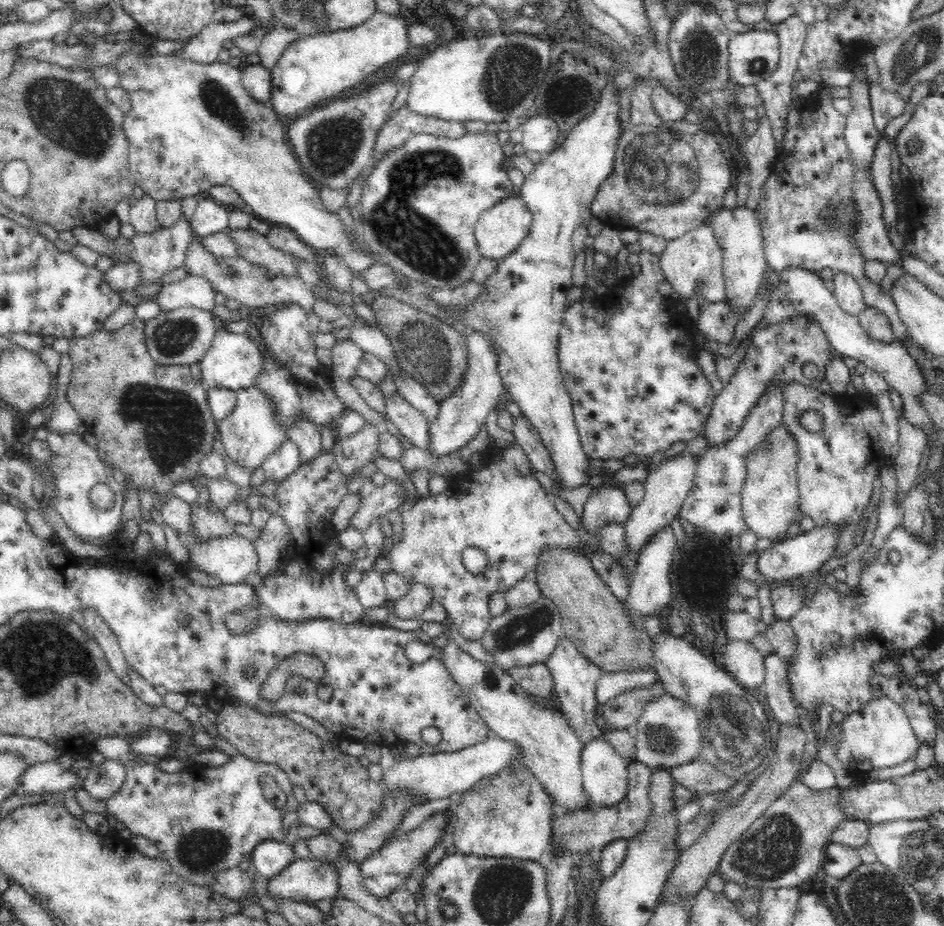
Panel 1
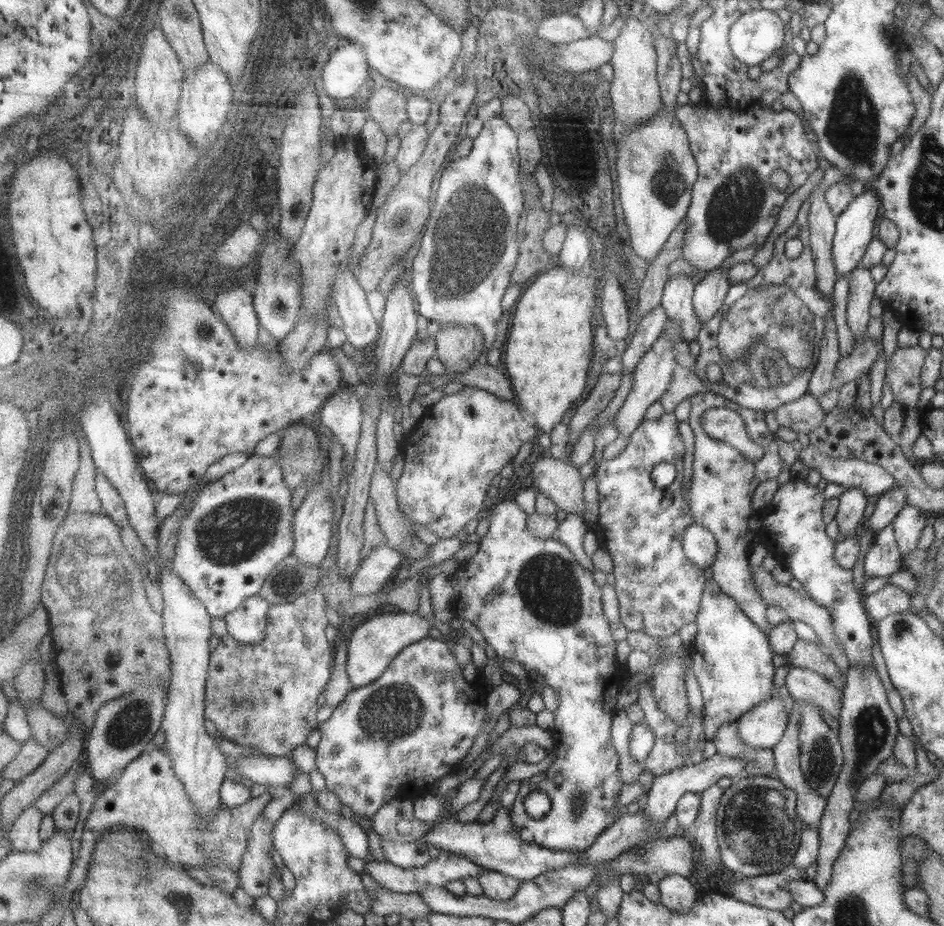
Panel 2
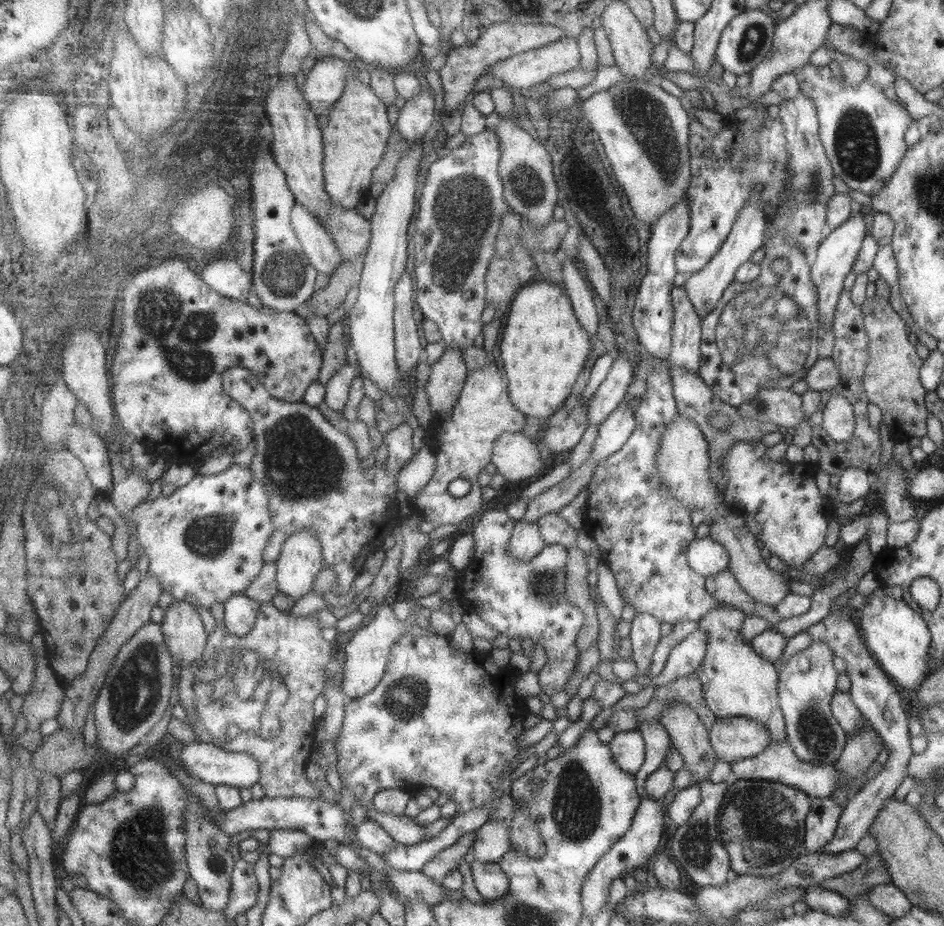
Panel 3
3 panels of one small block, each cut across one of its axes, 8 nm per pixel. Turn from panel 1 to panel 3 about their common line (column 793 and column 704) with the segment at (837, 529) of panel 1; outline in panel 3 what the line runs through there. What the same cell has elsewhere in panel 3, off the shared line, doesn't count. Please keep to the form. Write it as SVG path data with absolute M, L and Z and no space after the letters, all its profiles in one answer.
M709 537L695 539L688 546L687 561L700 576L714 576L722 570L729 570L729 553L722 544Z

